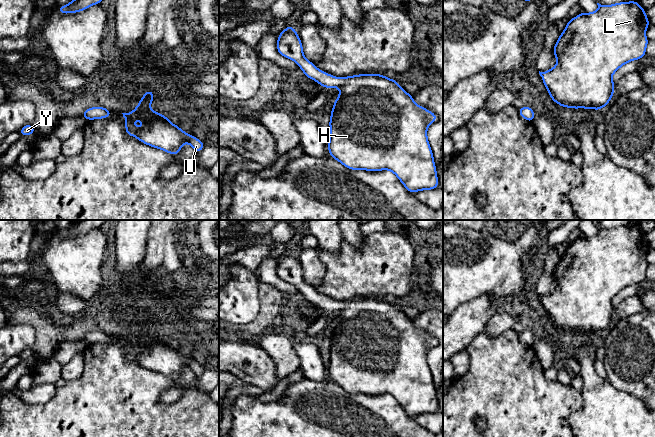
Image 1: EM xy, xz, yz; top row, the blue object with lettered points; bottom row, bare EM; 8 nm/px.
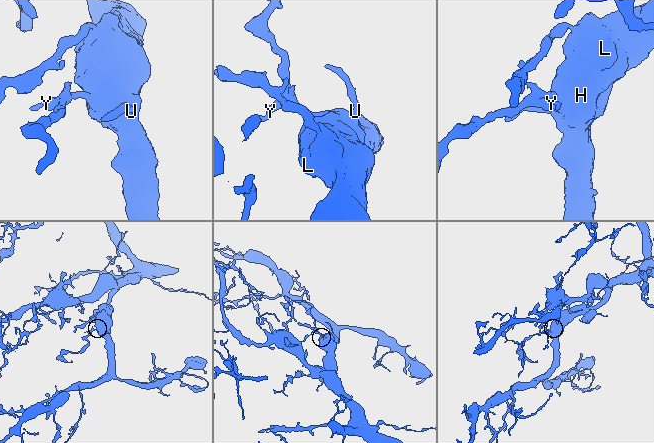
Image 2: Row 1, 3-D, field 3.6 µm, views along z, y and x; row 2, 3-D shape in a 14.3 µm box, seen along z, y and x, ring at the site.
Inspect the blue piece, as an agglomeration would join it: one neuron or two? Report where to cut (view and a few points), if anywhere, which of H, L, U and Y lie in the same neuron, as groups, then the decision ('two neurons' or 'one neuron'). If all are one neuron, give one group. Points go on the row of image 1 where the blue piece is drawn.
no cut; H L U Y; one neuron

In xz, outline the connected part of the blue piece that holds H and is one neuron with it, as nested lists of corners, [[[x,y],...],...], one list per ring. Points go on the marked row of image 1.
[[[292,25],[278,35],[277,51],[281,56],[296,62],[307,78],[323,88],[340,89],[329,119],[327,149],[331,158],[350,170],[389,170],[412,194],[439,187],[436,165],[427,137],[427,128],[438,118],[436,114],[416,104],[412,95],[396,80],[383,74],[335,77],[319,70],[305,58],[301,39]]]

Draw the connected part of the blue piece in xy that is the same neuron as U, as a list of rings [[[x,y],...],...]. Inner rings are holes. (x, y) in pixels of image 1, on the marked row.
[[[147,90],[132,112],[122,113],[127,135],[173,156],[179,153],[184,143],[189,143],[197,153],[200,153],[205,146],[202,141],[171,123],[170,117],[149,109],[154,99],[153,90]],[[134,120],[140,120],[144,125],[138,128],[133,125]]]

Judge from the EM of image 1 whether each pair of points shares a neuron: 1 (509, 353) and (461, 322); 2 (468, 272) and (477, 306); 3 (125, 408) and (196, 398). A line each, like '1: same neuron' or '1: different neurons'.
1: different neurons
2: different neurons
3: same neuron

